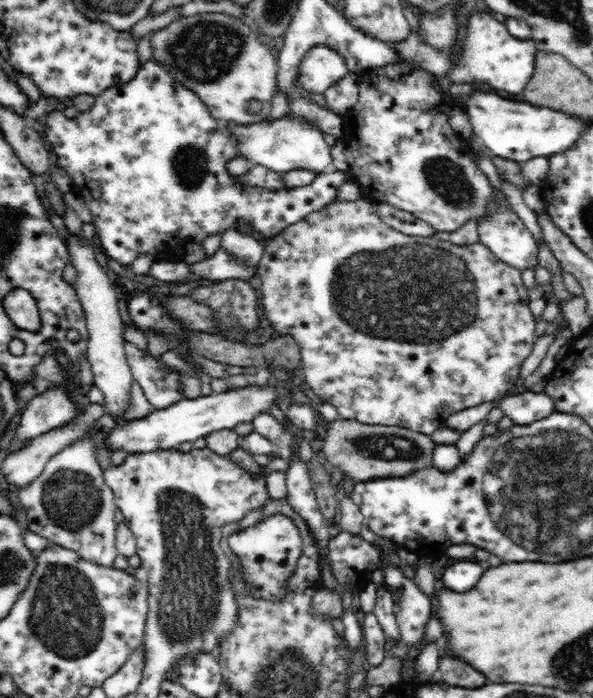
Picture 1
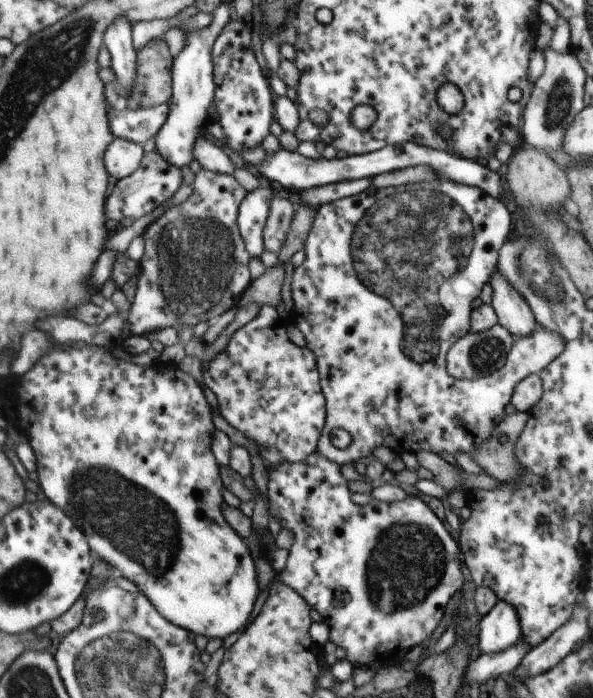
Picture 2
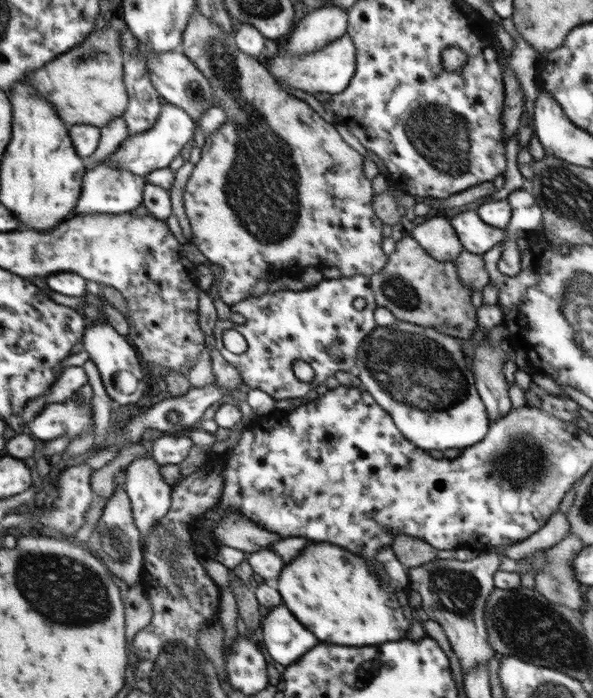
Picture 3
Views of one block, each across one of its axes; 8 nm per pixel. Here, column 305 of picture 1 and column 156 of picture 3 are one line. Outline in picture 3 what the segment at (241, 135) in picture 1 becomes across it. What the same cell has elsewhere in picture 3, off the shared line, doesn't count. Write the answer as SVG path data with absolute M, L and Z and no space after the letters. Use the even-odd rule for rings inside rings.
M167 103L161 106L161 113L158 115L158 120L154 123L154 126L143 132L143 134L127 136L115 154L108 154L106 158L102 158L97 164L112 161L120 169L126 169L136 176L145 178L149 172L169 167L170 163L184 150L184 146L194 136L194 120L190 118L190 114L186 114L182 108L178 108L174 104Z

